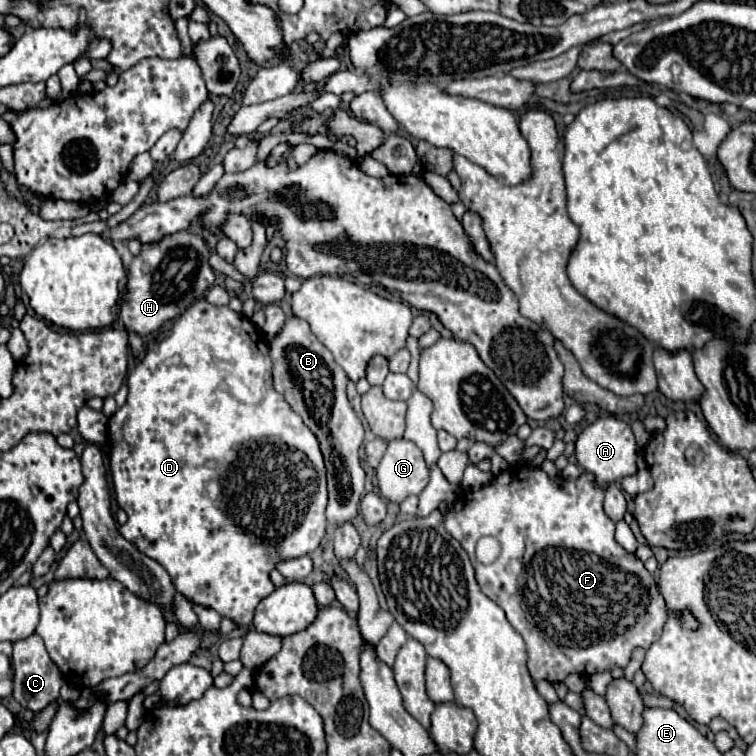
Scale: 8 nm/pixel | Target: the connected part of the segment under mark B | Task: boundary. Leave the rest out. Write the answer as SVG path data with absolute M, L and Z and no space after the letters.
M296 315L286 319L280 335L270 343L270 357L274 365L276 391L286 397L290 407L304 419L304 423L320 441L328 471L328 523L332 529L338 529L344 523L352 523L360 515L358 509L364 495L366 471L360 459L364 429L346 397L348 377L344 369L334 361L332 353L310 331L308 323Z

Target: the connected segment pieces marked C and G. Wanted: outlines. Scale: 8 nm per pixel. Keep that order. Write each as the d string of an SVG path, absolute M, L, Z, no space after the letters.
M32 633L30 637L14 643L12 667L14 667L14 691L12 691L12 697L24 709L28 709L32 713L40 713L46 705L50 705L52 701L58 699L58 691L60 691L64 679L62 679L60 669L50 659L50 655L48 655L48 651L46 651L44 641L40 639L40 635Z
M394 439L376 467L380 495L388 501L402 503L410 495L420 495L428 485L428 467L422 451L406 439Z

